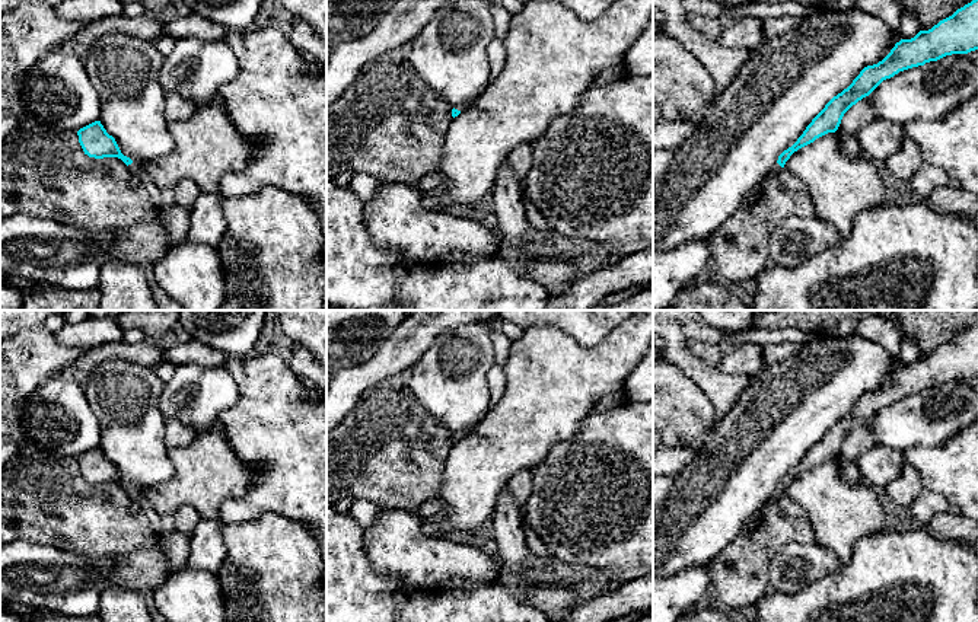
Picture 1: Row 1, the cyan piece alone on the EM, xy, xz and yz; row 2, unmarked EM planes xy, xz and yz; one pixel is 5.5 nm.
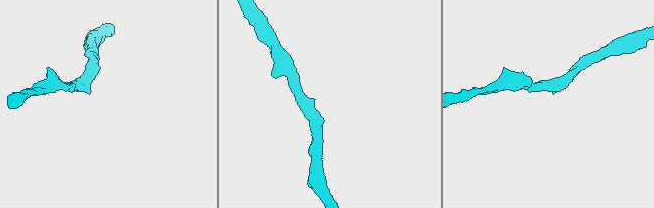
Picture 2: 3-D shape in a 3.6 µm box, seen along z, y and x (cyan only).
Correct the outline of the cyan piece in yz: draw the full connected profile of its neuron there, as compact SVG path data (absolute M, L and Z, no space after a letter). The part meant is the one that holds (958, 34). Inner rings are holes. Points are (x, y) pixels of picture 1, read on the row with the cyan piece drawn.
M978 0L958 9L931 29L920 31L911 39L901 39L882 61L864 67L847 89L825 105L797 141L778 156L771 173L783 170L786 162L799 149L828 133L835 133L844 114L883 80L946 55L968 54L975 50L978 50Z

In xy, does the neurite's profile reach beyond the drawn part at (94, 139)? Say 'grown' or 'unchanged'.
grown

